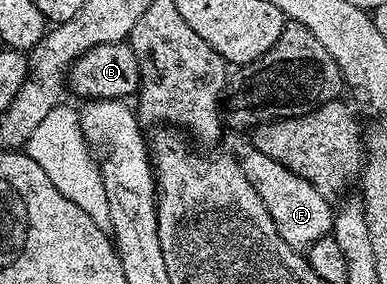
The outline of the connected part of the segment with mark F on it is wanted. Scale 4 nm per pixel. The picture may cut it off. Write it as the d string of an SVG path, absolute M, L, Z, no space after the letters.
M249 149L249 154L242 158L244 175L262 198L266 212L278 228L278 236L286 240L292 249L300 252L313 246L320 238L326 238L332 232L334 206L325 195L319 194L302 176L288 170L278 160L266 156L260 150Z

